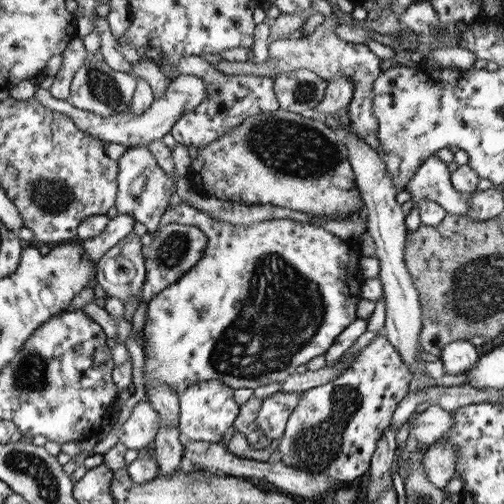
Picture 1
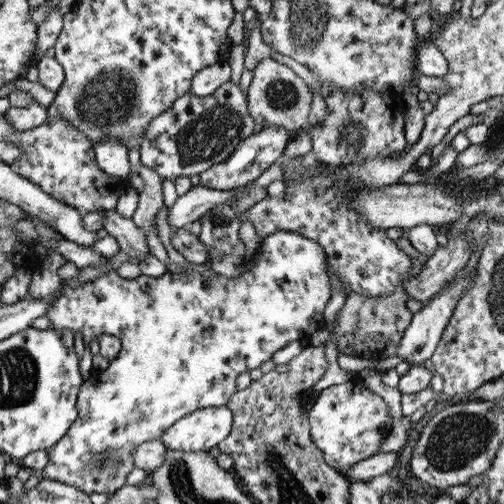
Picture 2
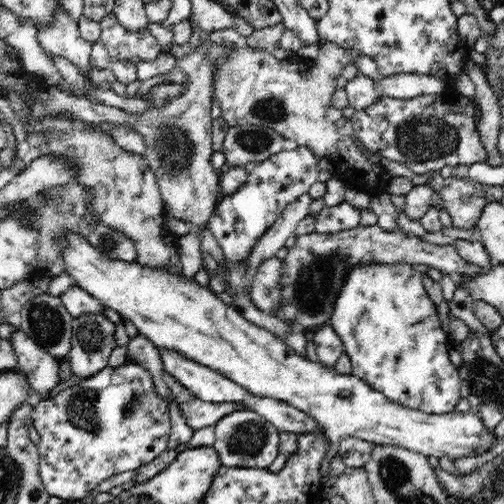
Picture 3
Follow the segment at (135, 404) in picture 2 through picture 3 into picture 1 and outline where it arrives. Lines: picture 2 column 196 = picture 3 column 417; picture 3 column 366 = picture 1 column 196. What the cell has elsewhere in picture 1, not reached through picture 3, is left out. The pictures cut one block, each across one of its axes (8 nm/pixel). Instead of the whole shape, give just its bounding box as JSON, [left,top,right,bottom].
[143,202,363,396]

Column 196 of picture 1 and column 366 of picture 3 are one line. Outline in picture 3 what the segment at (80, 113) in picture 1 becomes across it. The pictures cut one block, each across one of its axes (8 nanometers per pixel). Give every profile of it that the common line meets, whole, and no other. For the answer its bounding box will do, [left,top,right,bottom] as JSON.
[346,74,448,112]

